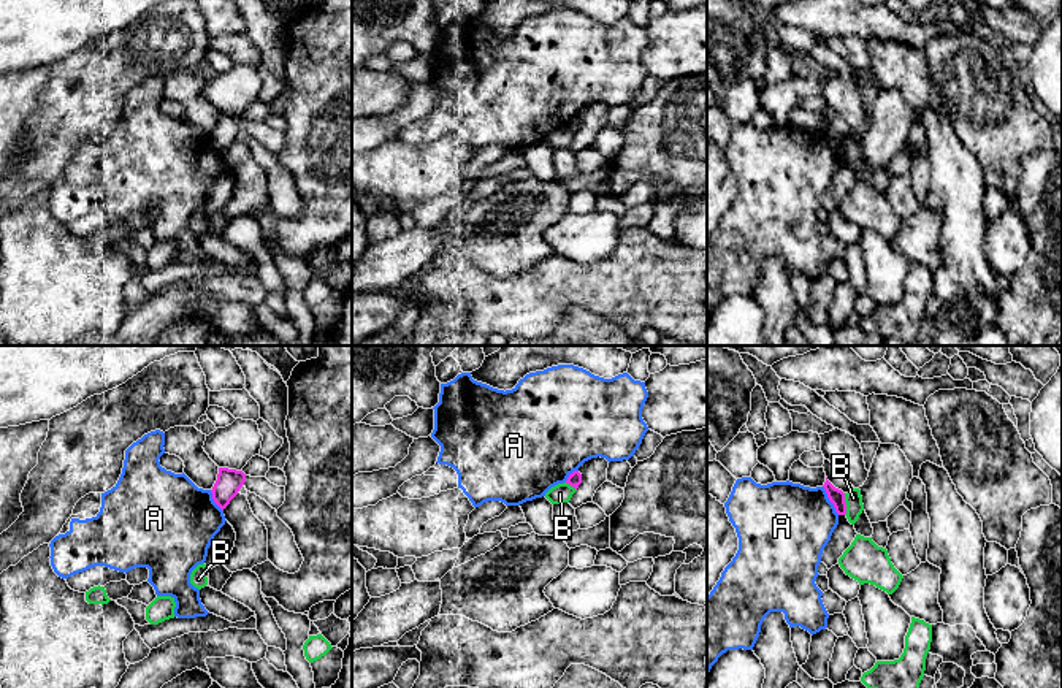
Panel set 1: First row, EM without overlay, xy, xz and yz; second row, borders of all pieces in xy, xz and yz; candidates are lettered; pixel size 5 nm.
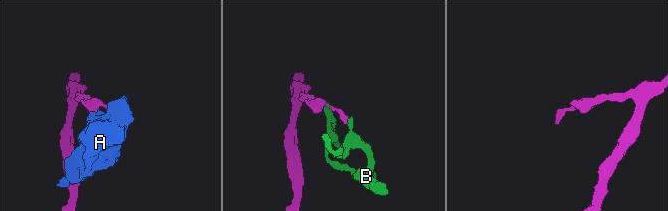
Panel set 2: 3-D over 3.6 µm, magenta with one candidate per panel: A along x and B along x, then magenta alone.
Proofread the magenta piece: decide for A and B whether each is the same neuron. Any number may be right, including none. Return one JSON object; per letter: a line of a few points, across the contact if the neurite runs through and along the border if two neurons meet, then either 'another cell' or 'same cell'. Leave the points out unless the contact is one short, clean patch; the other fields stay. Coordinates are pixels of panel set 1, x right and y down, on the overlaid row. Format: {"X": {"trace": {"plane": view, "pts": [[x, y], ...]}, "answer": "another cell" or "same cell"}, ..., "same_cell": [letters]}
{"A": {"trace": {"plane": "yz", "pts": [[823, 485], [828, 500], [839, 514]]}, "answer": "another cell"}, "B": {"trace": {"plane": "yz", "pts": [[844, 493], [845, 514]]}, "answer": "another cell"}, "same_cell": []}

